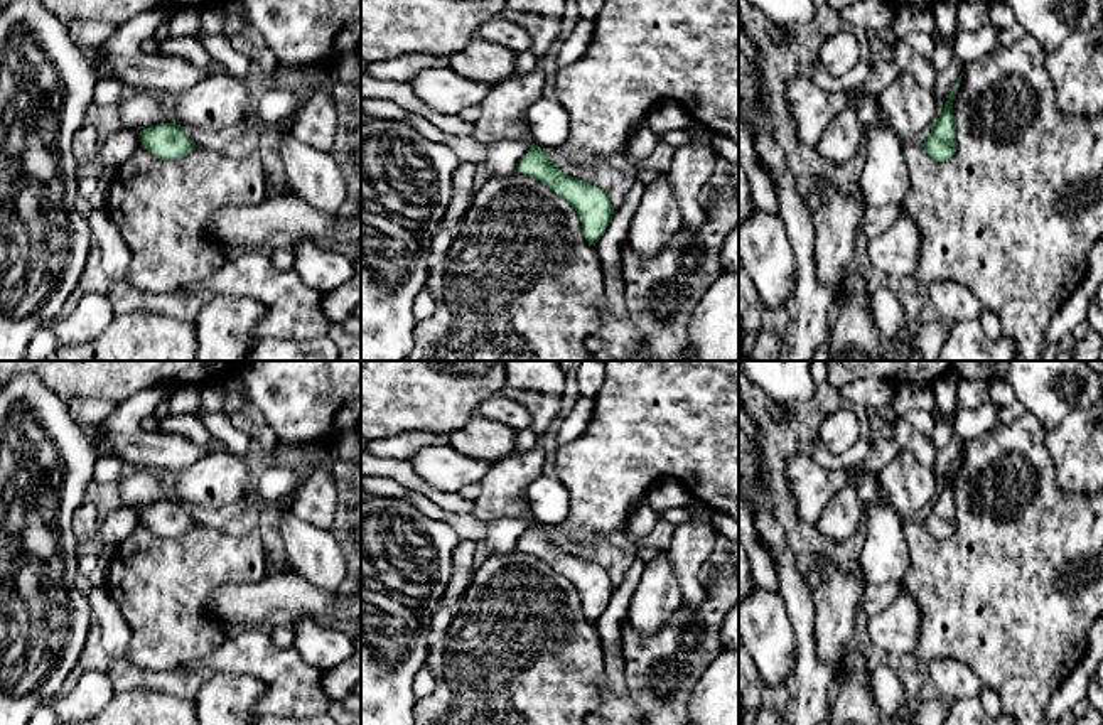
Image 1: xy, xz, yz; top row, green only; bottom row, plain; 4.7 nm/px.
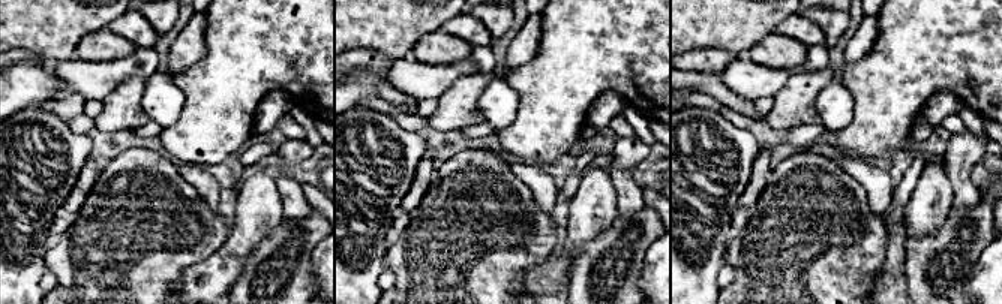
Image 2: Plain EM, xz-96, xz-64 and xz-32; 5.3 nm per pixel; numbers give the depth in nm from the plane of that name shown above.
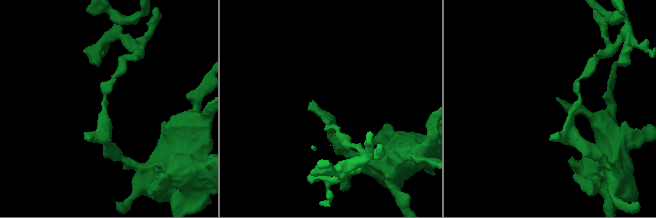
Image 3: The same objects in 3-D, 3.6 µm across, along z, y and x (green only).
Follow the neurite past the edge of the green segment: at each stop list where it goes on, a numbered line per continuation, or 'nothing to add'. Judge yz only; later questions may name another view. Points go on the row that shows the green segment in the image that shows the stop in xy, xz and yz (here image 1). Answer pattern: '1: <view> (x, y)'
nothing to add

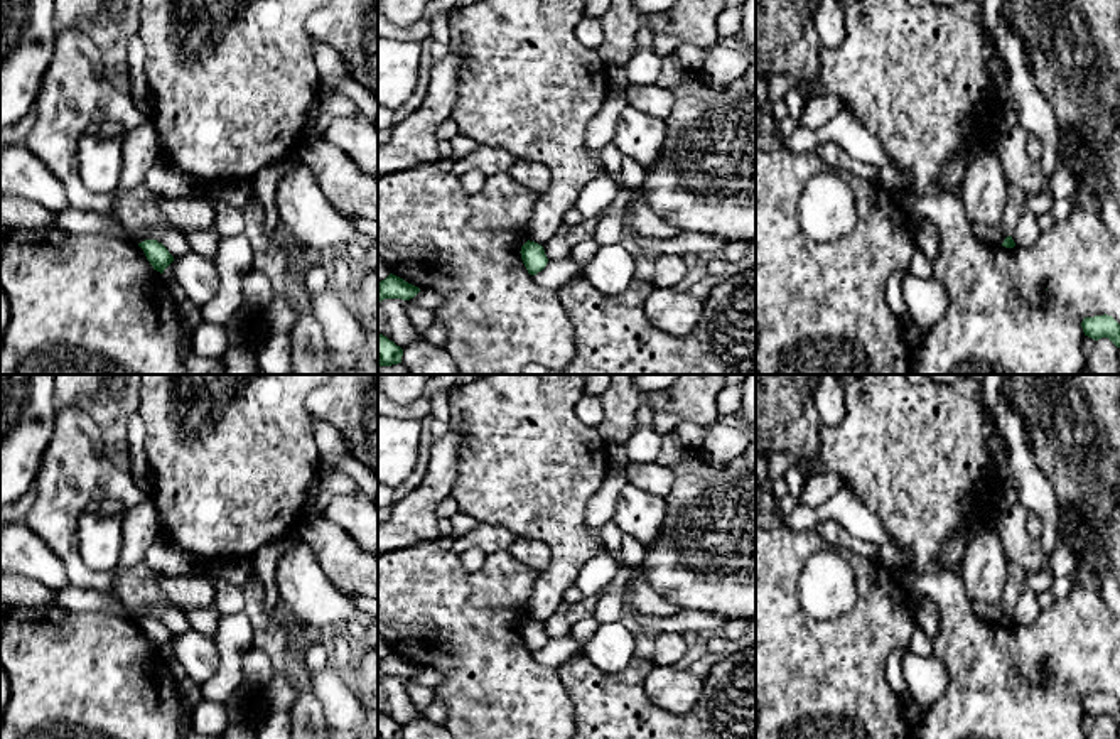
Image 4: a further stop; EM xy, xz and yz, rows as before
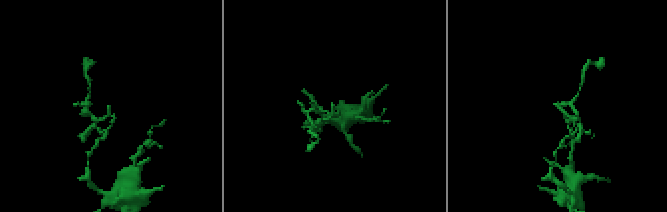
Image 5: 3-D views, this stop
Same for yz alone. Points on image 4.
nothing to add

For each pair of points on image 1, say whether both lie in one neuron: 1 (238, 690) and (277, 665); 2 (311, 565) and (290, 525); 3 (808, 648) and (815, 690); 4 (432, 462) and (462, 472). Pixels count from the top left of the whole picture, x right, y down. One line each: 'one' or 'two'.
1: two
2: one
3: one
4: one

